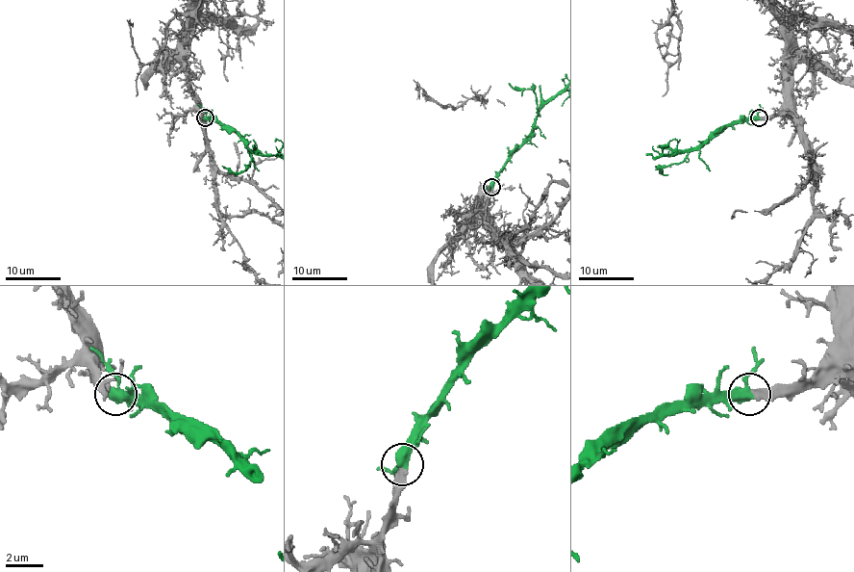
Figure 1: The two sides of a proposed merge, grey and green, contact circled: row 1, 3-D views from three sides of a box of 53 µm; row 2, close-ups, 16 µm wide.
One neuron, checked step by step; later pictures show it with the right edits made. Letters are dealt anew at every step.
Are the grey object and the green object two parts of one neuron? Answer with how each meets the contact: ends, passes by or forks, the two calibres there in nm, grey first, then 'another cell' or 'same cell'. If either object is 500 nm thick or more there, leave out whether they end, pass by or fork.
grey ends there; green passes by; 400 nm thick on the grey side, 440 nm on the other; same cell

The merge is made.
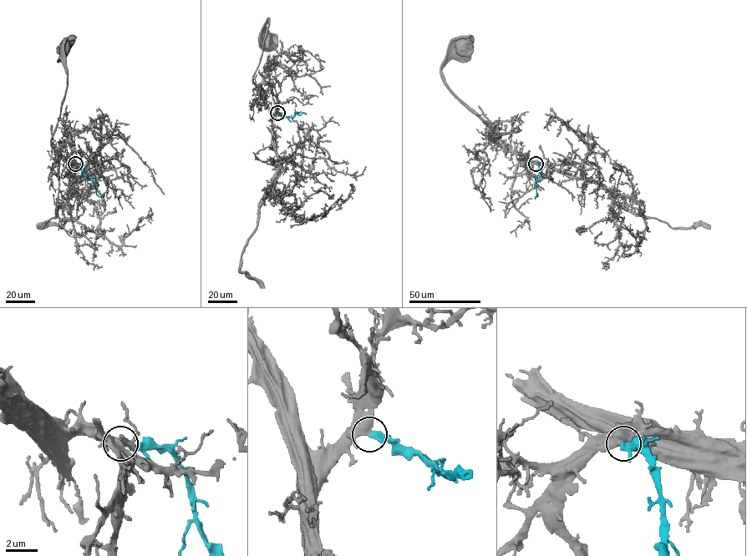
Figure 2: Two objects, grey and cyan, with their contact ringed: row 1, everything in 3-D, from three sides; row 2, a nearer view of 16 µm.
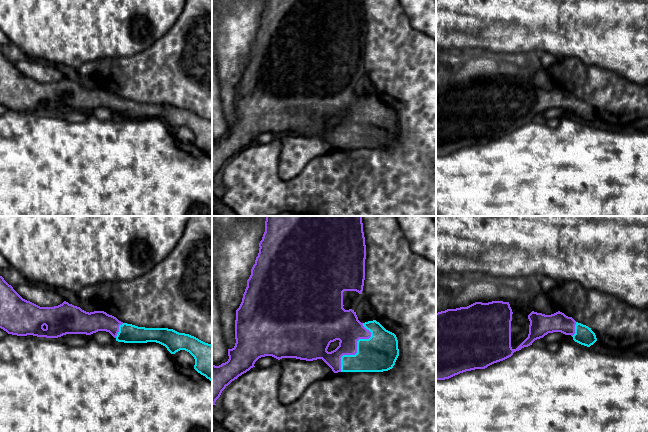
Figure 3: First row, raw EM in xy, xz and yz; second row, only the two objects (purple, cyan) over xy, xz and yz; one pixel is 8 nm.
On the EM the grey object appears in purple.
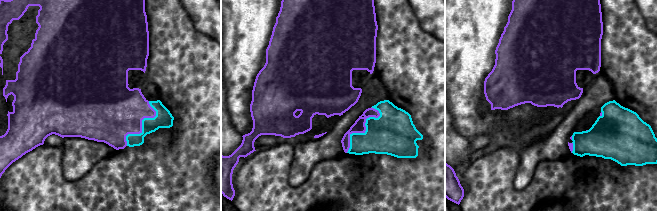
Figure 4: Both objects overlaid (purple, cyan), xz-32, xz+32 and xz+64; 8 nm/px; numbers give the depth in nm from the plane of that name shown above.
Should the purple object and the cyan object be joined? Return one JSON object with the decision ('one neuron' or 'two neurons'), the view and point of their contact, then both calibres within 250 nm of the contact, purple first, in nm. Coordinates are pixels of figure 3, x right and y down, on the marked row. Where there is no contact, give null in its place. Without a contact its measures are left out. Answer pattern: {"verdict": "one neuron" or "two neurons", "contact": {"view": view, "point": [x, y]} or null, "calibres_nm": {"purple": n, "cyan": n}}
{"verdict": "one neuron", "contact": {"view": "xz", "point": [356, 348]}, "calibres_nm": {"purple": 260, "cyan": 300}}

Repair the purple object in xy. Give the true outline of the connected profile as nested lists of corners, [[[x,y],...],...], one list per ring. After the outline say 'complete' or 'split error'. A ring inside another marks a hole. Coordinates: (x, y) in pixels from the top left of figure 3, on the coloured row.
[[[0,276],[0,328],[8,334],[17,336],[58,338],[66,334],[91,335],[98,331],[109,332],[118,342],[147,343],[156,342],[167,348],[171,354],[180,350],[189,352],[195,359],[194,369],[212,381],[212,345],[185,333],[168,328],[145,328],[119,321],[104,311],[86,312],[80,307],[64,301],[54,307],[40,307],[23,299],[2,276]]] | split error

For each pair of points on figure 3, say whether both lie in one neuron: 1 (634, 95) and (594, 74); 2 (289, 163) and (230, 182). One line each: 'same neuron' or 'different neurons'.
1: same neuron
2: different neurons

